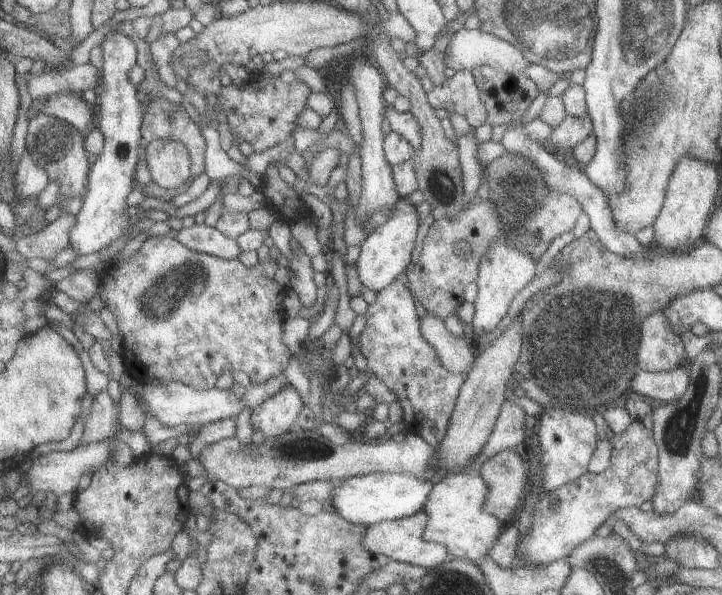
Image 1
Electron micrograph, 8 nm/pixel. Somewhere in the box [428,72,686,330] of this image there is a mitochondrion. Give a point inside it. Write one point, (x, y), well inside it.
(516, 186)

